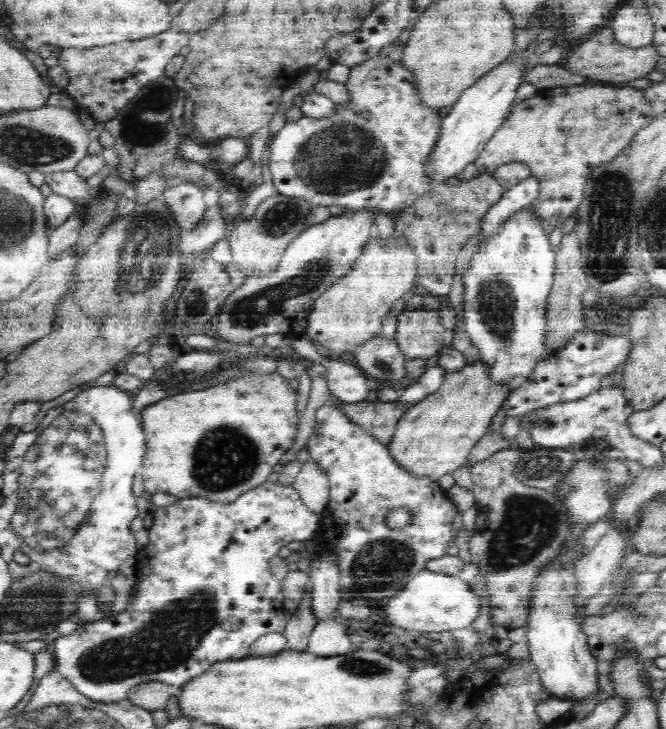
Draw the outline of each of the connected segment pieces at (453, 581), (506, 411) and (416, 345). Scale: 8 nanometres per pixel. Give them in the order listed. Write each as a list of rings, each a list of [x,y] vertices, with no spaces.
[[[421,570],[409,578],[392,598],[386,600],[384,612],[390,628],[400,628],[400,633],[441,633],[452,628],[468,628],[477,618],[480,600],[470,586],[458,577],[431,570]]]
[[[588,328],[574,331],[559,347],[545,348],[529,373],[512,387],[501,404],[504,418],[521,416],[534,407],[558,400],[578,400],[600,391],[600,380],[624,364],[631,344],[626,336],[610,336]]]
[[[408,307],[397,316],[395,337],[404,356],[430,360],[444,347],[444,331],[438,310]]]

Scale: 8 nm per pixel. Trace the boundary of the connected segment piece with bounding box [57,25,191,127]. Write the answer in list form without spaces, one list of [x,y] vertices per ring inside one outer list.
[[[173,25],[146,38],[81,49],[62,49],[57,58],[68,77],[68,84],[63,91],[76,104],[87,108],[90,117],[99,127],[104,127],[108,122],[118,120],[120,112],[130,110],[132,100],[140,94],[142,88],[150,86],[156,82],[156,78],[164,76],[166,64],[174,56],[187,50],[190,38],[190,31]]]

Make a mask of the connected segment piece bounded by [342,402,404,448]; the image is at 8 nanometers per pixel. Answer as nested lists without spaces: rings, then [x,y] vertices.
[[[363,402],[347,403],[342,412],[348,413],[348,418],[354,424],[360,426],[368,436],[386,448],[390,446],[391,436],[404,414],[401,407],[395,403],[385,403],[382,406]]]

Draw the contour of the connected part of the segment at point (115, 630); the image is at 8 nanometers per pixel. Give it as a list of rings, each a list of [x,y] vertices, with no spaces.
[[[274,478],[264,482],[258,488],[248,490],[241,494],[234,502],[225,503],[215,501],[204,497],[180,497],[172,504],[166,506],[157,506],[151,510],[152,524],[148,528],[148,544],[142,549],[142,556],[140,560],[136,559],[136,587],[139,590],[138,596],[134,600],[128,602],[127,608],[112,619],[101,619],[100,621],[88,622],[79,627],[73,634],[66,634],[66,636],[58,637],[54,640],[51,650],[56,656],[56,670],[66,679],[69,680],[80,693],[104,702],[119,701],[126,699],[129,689],[142,683],[160,681],[169,685],[183,687],[188,682],[192,682],[194,678],[207,672],[213,665],[223,661],[232,661],[243,659],[249,656],[250,646],[262,634],[268,632],[283,632],[288,625],[289,615],[285,611],[284,598],[282,598],[281,581],[272,575],[270,562],[272,558],[286,548],[292,541],[312,541],[319,535],[323,528],[322,513],[310,509],[300,491],[294,485],[287,485],[279,483]]]

